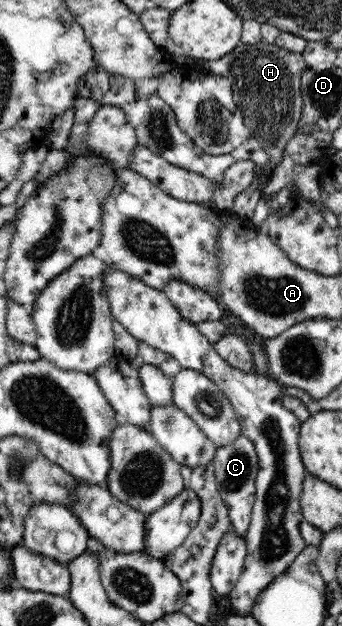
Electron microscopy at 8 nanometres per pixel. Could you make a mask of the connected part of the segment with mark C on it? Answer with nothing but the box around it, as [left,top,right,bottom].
[213,433,258,542]

